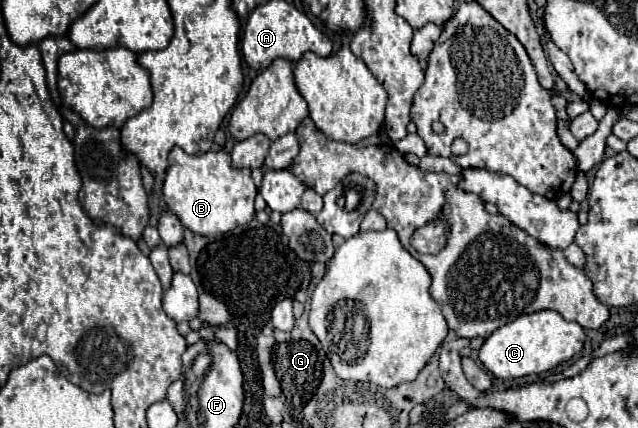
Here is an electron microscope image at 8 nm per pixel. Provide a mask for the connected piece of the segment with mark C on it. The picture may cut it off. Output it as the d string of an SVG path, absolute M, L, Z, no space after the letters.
M538 311L522 315L516 321L496 329L480 349L482 365L498 379L520 379L526 375L546 373L582 351L586 341L584 329L576 321L564 321L556 311Z

